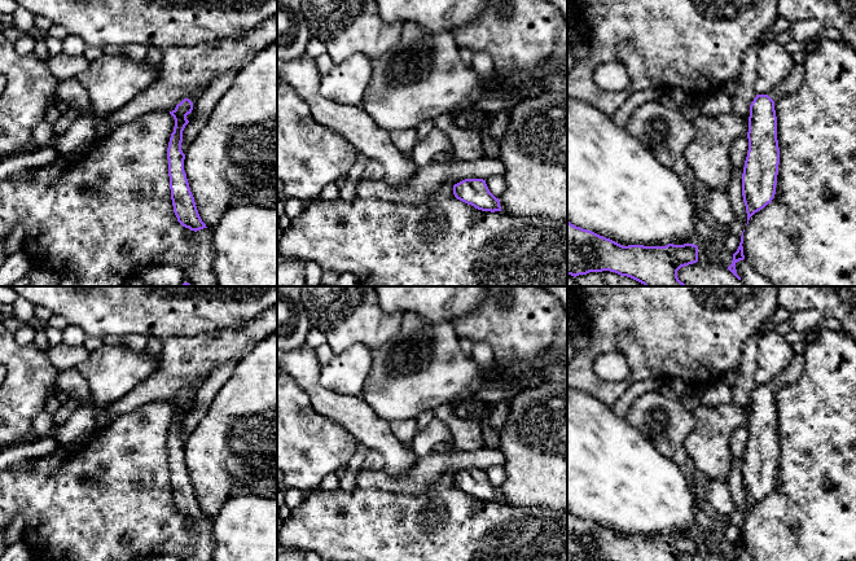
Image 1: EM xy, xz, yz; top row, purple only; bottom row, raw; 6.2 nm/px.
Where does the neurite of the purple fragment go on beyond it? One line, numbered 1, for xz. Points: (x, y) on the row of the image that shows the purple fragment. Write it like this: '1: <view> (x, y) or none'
1: none

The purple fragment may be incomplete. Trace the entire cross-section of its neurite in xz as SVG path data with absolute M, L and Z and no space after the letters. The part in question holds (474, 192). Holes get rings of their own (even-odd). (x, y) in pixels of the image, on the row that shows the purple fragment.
M465 179L453 185L457 200L482 211L501 211L500 201L488 189L483 179Z

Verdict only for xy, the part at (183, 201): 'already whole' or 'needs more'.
already whole

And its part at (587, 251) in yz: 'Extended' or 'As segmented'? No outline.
As segmented

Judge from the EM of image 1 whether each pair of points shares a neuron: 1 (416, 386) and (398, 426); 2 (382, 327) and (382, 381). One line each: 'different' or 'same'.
1: different
2: different

